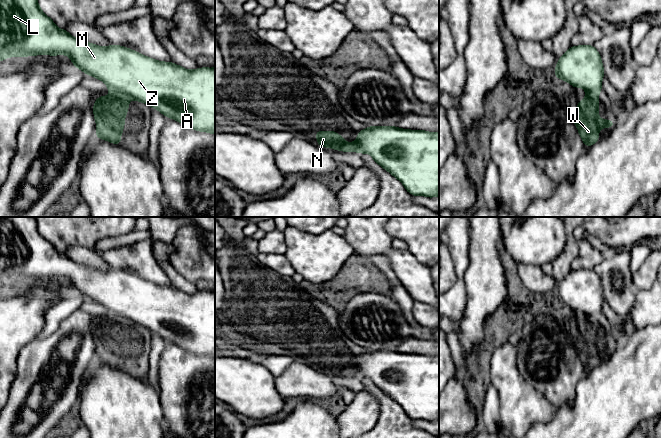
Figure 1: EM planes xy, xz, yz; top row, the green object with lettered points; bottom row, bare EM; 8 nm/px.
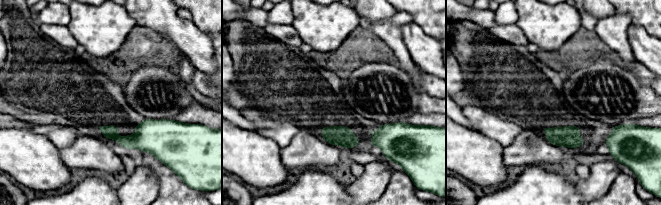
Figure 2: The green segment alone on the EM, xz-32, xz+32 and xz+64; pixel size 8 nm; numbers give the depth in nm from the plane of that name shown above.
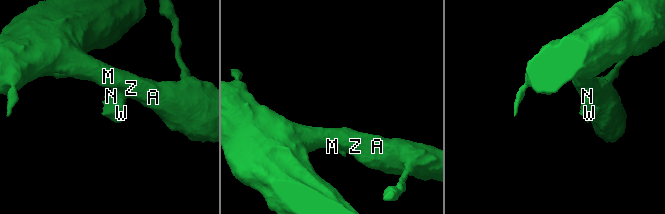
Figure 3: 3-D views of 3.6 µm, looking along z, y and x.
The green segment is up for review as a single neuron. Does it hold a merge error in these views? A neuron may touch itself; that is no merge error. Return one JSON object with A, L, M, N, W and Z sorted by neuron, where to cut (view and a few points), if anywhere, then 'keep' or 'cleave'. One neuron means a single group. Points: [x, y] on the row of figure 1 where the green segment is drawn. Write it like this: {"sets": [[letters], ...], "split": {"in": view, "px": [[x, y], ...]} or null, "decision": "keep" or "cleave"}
{"sets": [["A", "L", "M", "Z"], ["N", "W"]], "split": {"in": "xy", "px": [[108, 95], [129, 98]]}, "decision": "cleave"}

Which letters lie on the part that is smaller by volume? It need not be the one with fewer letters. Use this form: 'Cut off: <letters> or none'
Cut off: N, W

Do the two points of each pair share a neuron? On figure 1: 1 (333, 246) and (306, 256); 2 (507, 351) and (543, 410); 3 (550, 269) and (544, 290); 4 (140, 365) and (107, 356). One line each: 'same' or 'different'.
1: same
2: same
3: different
4: same

